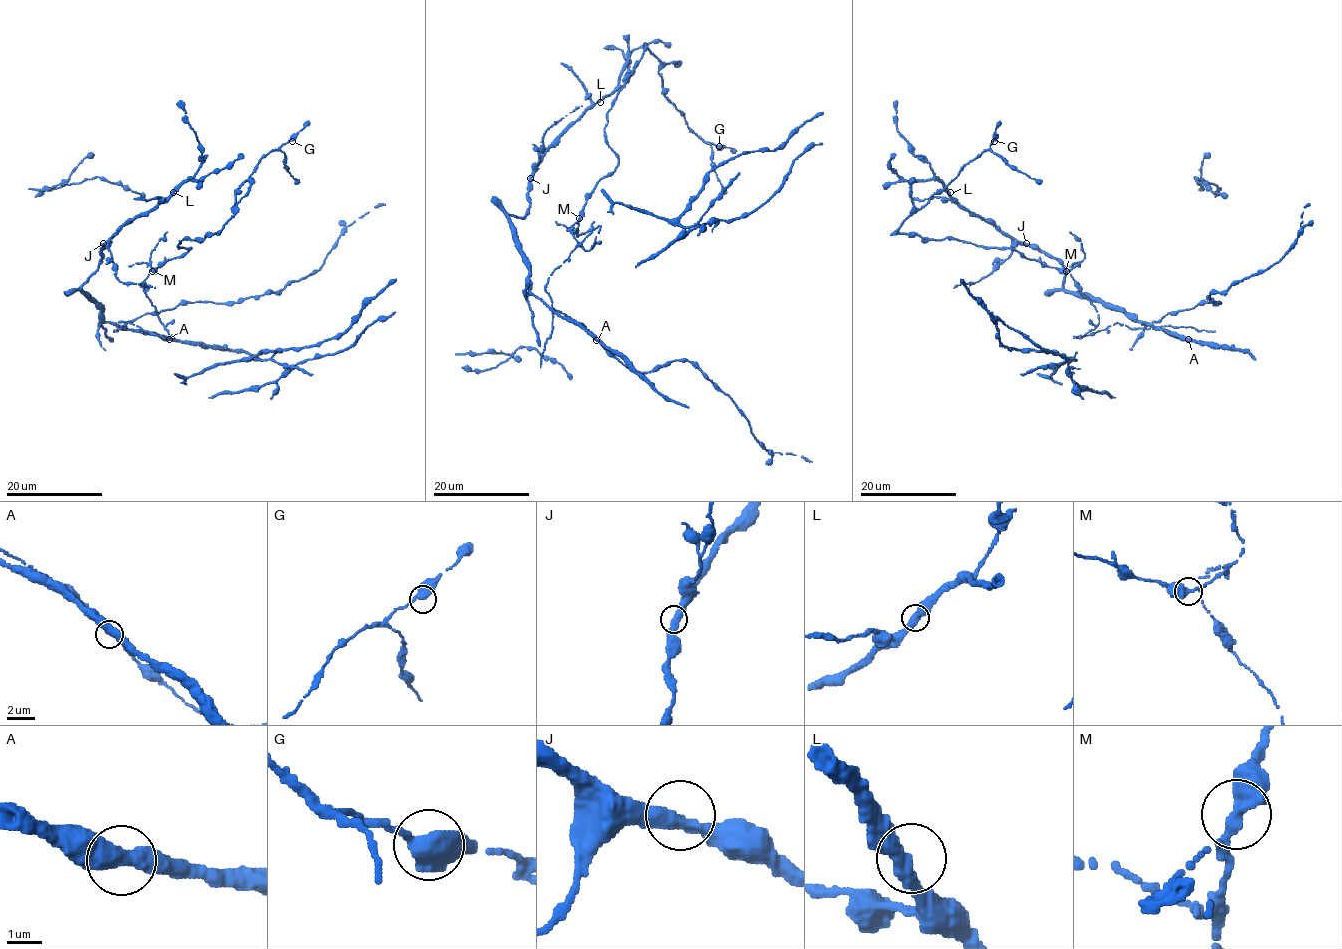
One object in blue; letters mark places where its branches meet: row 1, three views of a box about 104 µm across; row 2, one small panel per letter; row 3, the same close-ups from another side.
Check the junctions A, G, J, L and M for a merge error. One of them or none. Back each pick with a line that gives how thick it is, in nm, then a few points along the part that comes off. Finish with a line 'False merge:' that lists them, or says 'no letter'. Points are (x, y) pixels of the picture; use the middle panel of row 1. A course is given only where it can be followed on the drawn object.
M: 400 nm thick; foreign part runs (579, 217), (571, 232), (585, 251), (600, 227), (548, 279), (545, 291), (551, 300), (553, 322), (541, 367)
False merge: M

